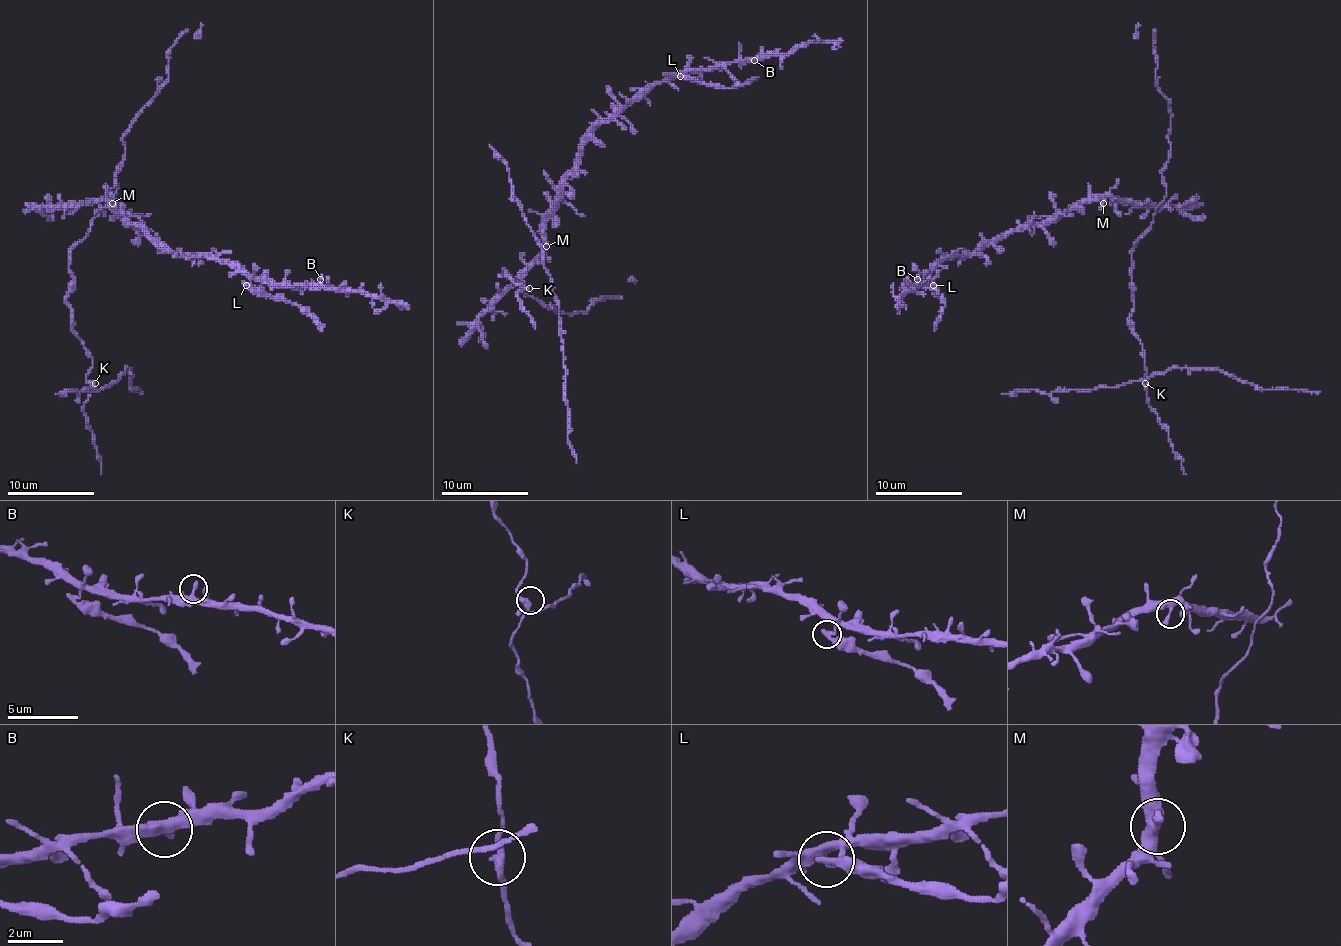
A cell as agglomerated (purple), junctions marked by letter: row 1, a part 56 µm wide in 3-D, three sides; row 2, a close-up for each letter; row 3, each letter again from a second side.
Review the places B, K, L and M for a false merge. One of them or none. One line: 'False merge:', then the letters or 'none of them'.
False merge: L

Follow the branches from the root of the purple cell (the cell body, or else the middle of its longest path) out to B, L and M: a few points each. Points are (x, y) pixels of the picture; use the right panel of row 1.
B: (1123, 203), (1110, 196), (1082, 199), (1056, 216), (993, 238), (978, 253), (945, 257), (921, 285), (917, 279)
L: (1123, 203), (1110, 196), (1088, 196), (1056, 216), (993, 238), (978, 253), (949, 255), (930, 275), (932, 285)
M: (1123, 203), (1110, 196), (1103, 203)

